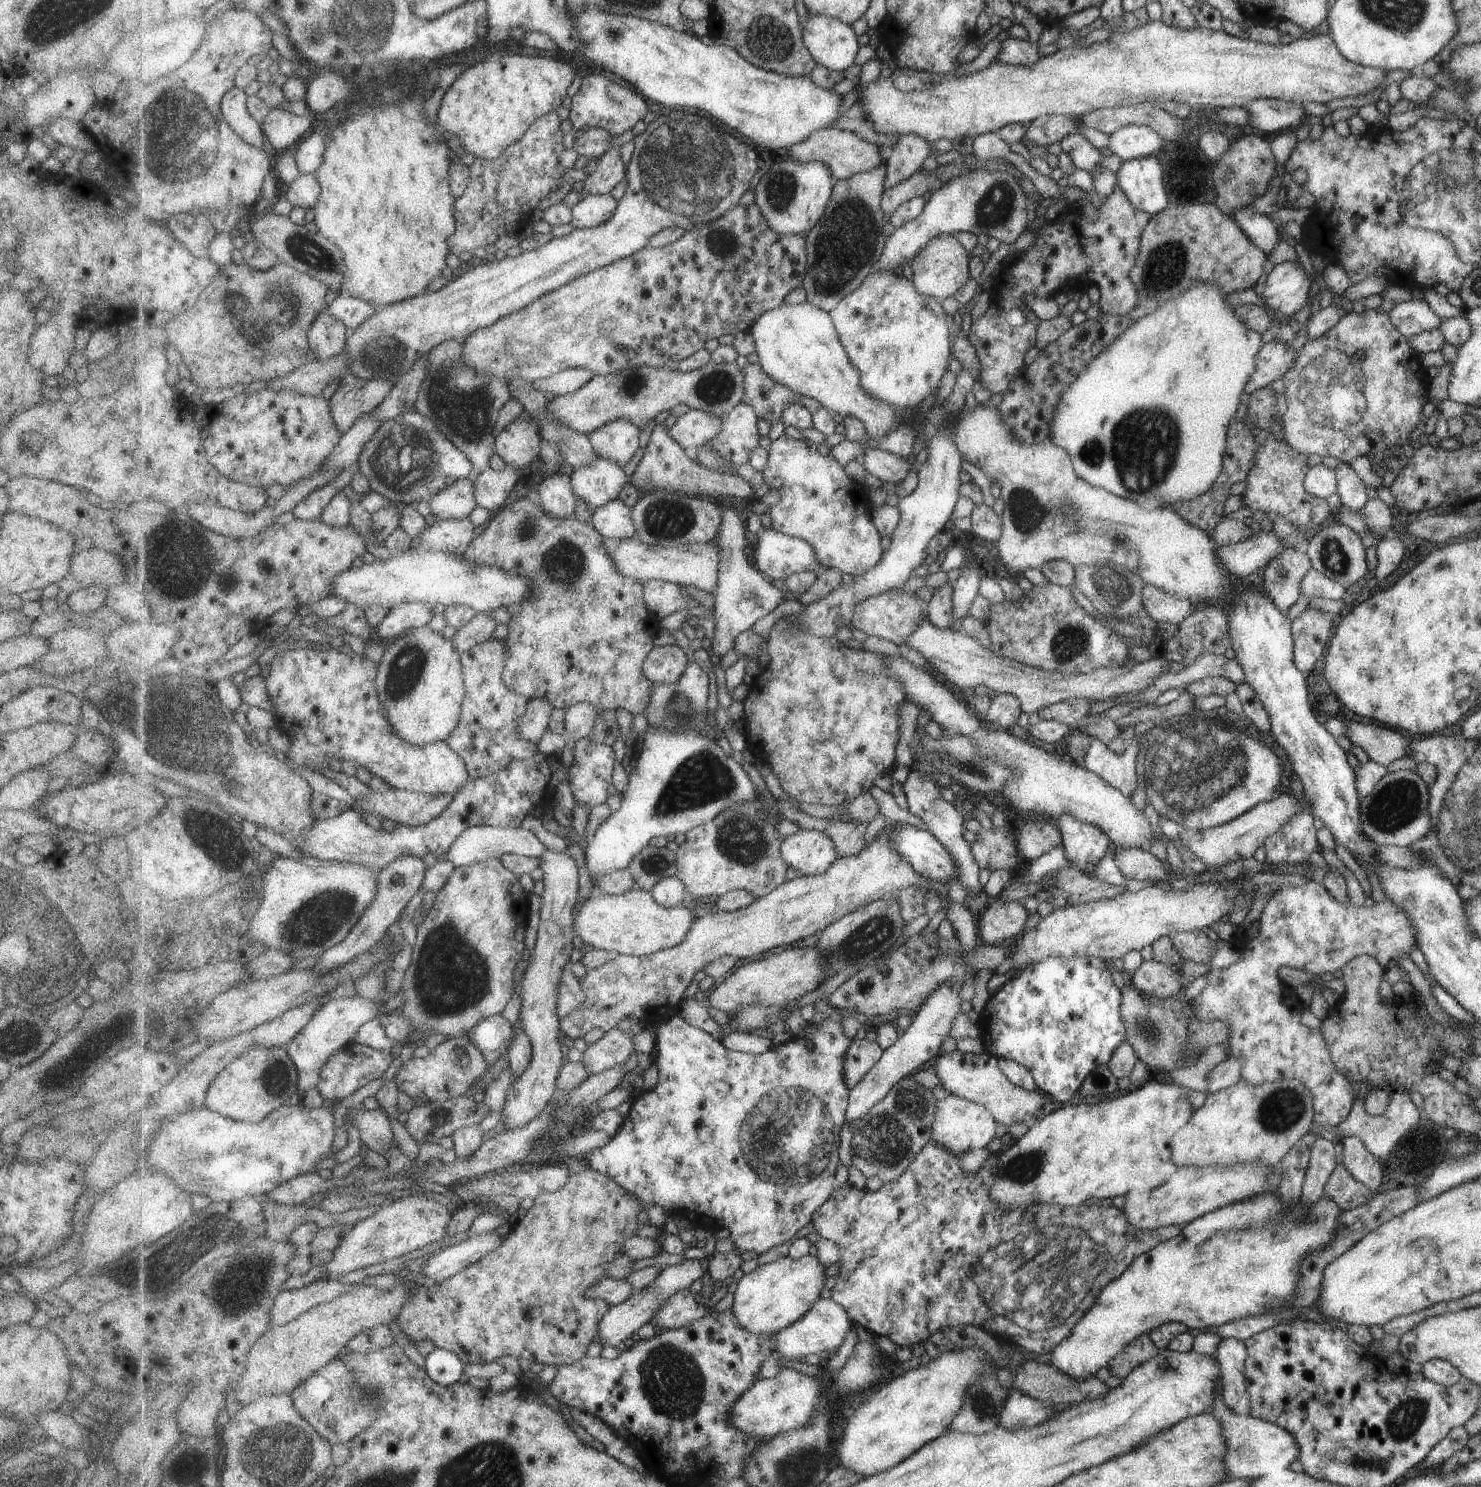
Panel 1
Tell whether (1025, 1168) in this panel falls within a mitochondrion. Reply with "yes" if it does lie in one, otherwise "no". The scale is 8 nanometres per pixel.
yes

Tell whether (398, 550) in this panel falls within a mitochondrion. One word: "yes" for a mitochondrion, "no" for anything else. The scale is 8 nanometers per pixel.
no

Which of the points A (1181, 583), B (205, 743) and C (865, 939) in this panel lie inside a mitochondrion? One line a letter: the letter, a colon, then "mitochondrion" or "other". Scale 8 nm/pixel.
A: other
B: mitochondrion
C: mitochondrion

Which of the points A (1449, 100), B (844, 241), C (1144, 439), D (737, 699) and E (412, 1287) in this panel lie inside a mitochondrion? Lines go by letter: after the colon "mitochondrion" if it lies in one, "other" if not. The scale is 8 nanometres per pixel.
A: other
B: mitochondrion
C: mitochondrion
D: other
E: other

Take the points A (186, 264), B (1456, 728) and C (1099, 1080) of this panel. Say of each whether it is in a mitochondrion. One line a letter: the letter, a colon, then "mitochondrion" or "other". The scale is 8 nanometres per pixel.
A: other
B: other
C: other

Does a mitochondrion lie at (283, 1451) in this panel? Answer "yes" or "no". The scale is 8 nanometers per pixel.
yes

